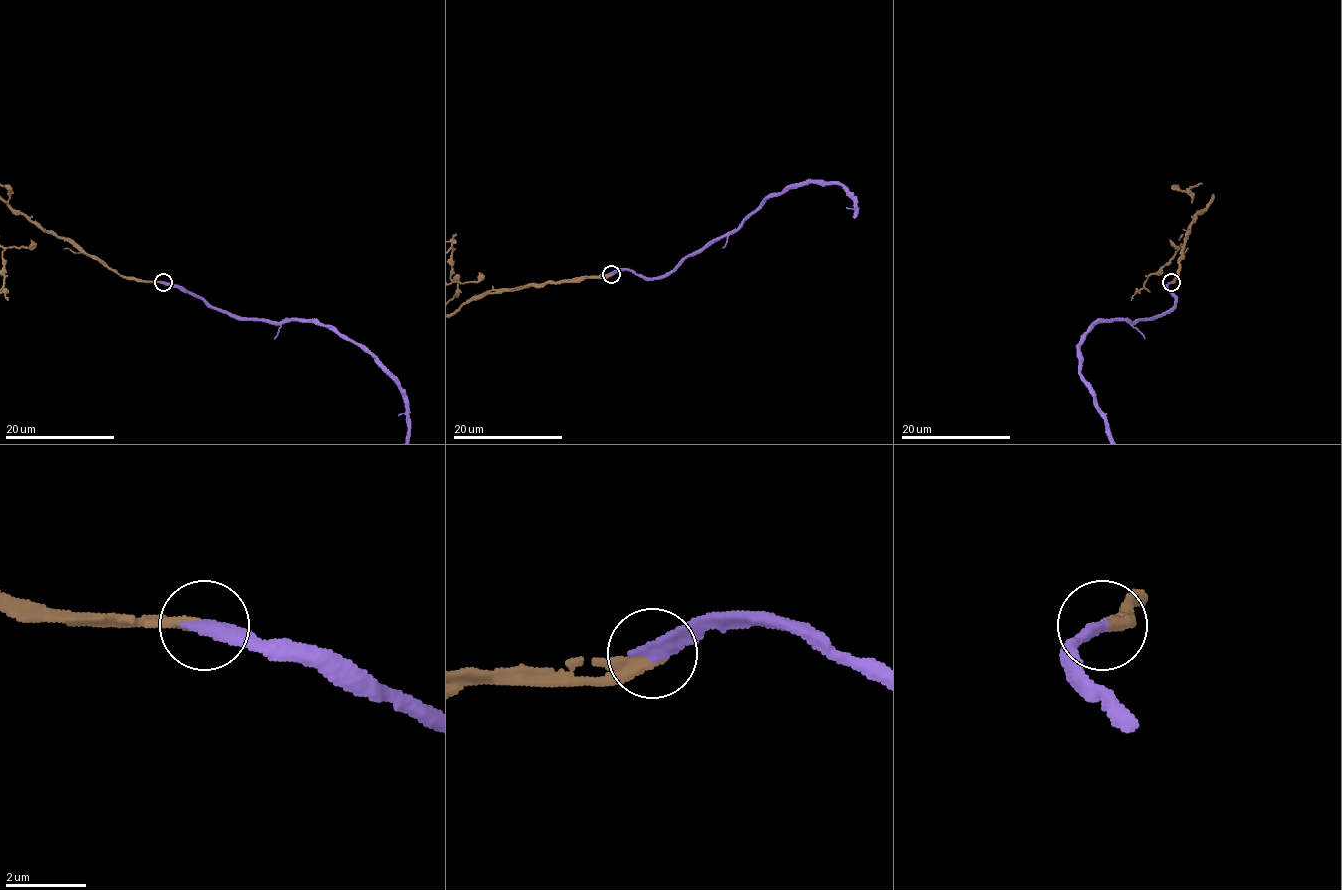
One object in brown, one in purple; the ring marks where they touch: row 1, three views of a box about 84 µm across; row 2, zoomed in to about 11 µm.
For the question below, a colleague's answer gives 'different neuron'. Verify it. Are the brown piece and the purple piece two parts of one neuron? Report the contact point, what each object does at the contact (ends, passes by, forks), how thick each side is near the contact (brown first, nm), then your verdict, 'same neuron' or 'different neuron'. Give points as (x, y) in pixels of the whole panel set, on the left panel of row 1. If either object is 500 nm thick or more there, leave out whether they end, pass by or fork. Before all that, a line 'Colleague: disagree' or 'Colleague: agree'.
Colleague: disagree
place (163, 282); brown passes by; purple ends; calibres 240 and 400 nm; same neuron

